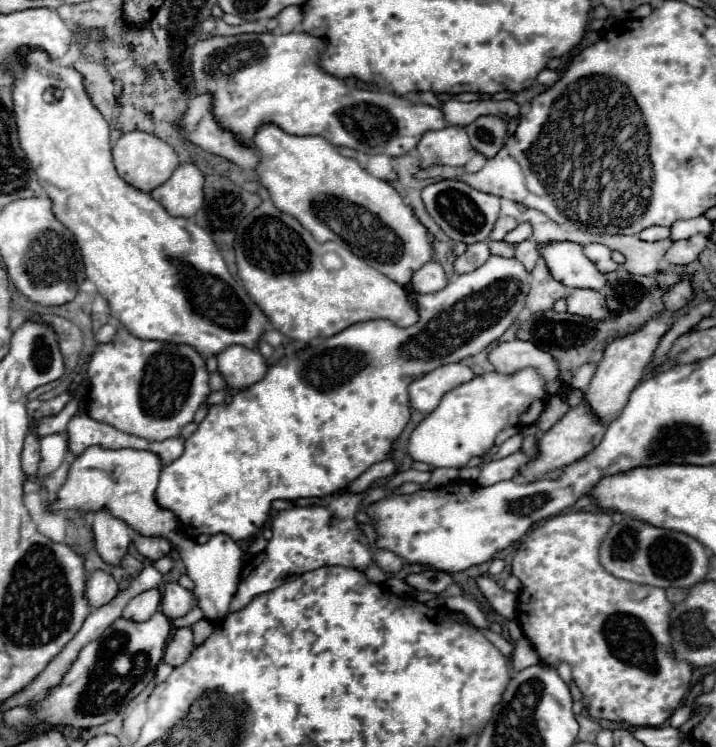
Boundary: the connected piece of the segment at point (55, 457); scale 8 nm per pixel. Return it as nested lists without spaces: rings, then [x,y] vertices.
[[[52,433],[46,437],[40,437],[40,469],[38,469],[38,477],[46,477],[52,471],[58,469],[58,465],[64,459],[64,453],[68,449],[66,443],[66,435],[64,433]]]

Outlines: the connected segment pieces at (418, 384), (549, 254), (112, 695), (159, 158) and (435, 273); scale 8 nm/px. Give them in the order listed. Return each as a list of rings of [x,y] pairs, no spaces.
[[[462,363],[442,365],[440,369],[426,373],[422,379],[416,379],[410,385],[410,403],[420,413],[432,413],[448,391],[468,383],[470,379],[474,379],[474,371],[470,367]]]
[[[550,241],[540,245],[540,257],[546,261],[550,275],[570,289],[586,287],[600,291],[604,287],[606,275],[594,267],[578,243]]]
[[[162,611],[154,613],[148,621],[142,621],[142,623],[132,621],[132,619],[124,619],[124,617],[116,619],[102,633],[100,641],[96,639],[80,651],[80,657],[72,663],[72,669],[64,675],[64,681],[44,701],[40,701],[40,705],[36,705],[34,709],[10,709],[8,713],[2,715],[4,723],[10,725],[10,727],[26,731],[26,727],[36,725],[40,721],[46,721],[52,727],[64,727],[64,725],[70,725],[70,727],[96,727],[96,725],[102,725],[102,723],[114,719],[116,711],[120,711],[124,705],[128,705],[136,695],[140,695],[154,681],[158,663],[162,661],[164,651],[166,651],[166,643],[170,639],[170,631],[172,631],[172,623]]]
[[[140,131],[124,133],[112,147],[112,159],[114,159],[114,167],[116,167],[118,175],[128,185],[132,185],[134,189],[144,191],[144,193],[150,193],[152,189],[156,189],[158,185],[168,181],[172,171],[178,167],[178,157],[168,143],[160,141],[158,137],[152,137],[150,133],[140,133]]]
[[[430,261],[424,267],[420,267],[410,281],[410,289],[414,293],[426,295],[426,293],[436,293],[440,289],[444,289],[444,285],[448,285],[444,269],[438,261]]]

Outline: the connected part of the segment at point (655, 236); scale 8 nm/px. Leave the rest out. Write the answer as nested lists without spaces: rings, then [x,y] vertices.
[[[648,227],[648,229],[640,231],[638,237],[640,237],[642,241],[658,241],[658,239],[670,237],[670,229],[668,229],[668,227]]]

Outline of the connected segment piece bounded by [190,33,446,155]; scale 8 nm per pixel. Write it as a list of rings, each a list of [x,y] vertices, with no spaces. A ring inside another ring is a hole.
[[[244,33],[244,35],[214,35],[192,45],[190,63],[194,89],[198,93],[212,95],[212,113],[216,123],[230,131],[240,145],[254,147],[254,135],[266,123],[280,127],[286,133],[296,135],[320,135],[332,145],[344,145],[364,153],[406,155],[412,151],[424,133],[446,127],[446,119],[440,109],[430,105],[412,105],[404,97],[370,89],[348,89],[342,79],[324,73],[318,67],[318,55],[324,49],[324,41],[306,33]]]

